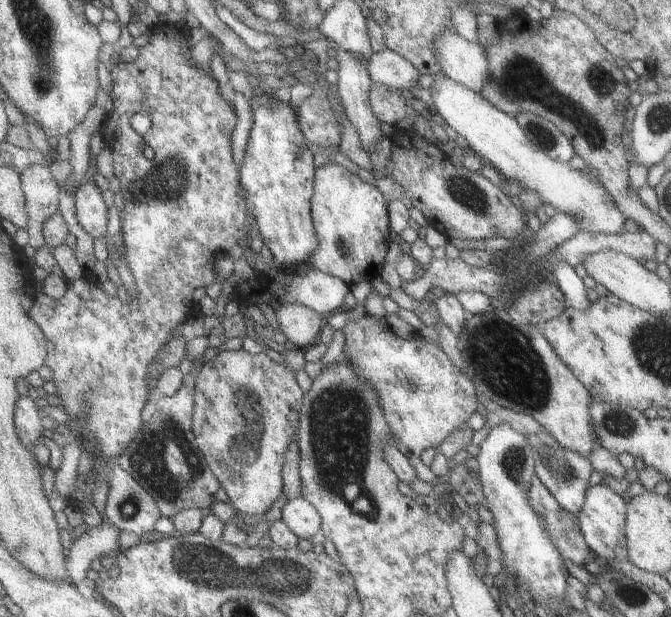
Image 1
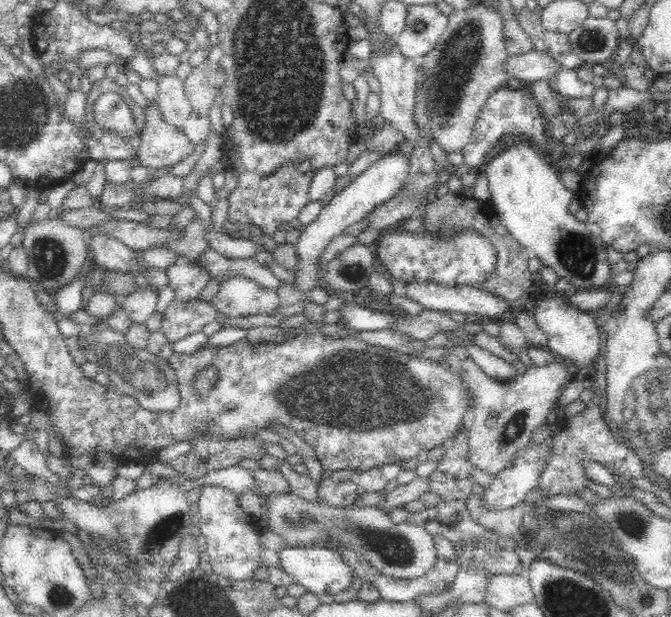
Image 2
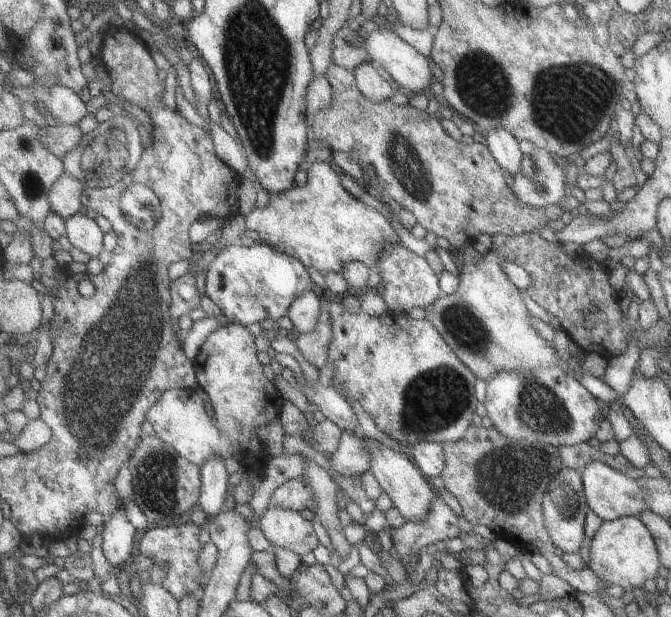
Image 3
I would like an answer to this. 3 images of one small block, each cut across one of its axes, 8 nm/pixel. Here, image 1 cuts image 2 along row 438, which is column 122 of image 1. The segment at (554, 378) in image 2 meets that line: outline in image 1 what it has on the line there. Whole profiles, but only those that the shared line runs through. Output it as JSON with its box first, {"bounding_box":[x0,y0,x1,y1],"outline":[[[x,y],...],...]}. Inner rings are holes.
{"bounding_box":[102,464,162,536],"outline":[[[119,464],[111,466],[109,476],[107,476],[107,482],[109,482],[111,491],[109,492],[102,518],[109,520],[121,532],[134,533],[140,536],[155,530],[157,520],[162,517],[161,508],[155,502],[155,498],[127,470],[119,466]]]}

